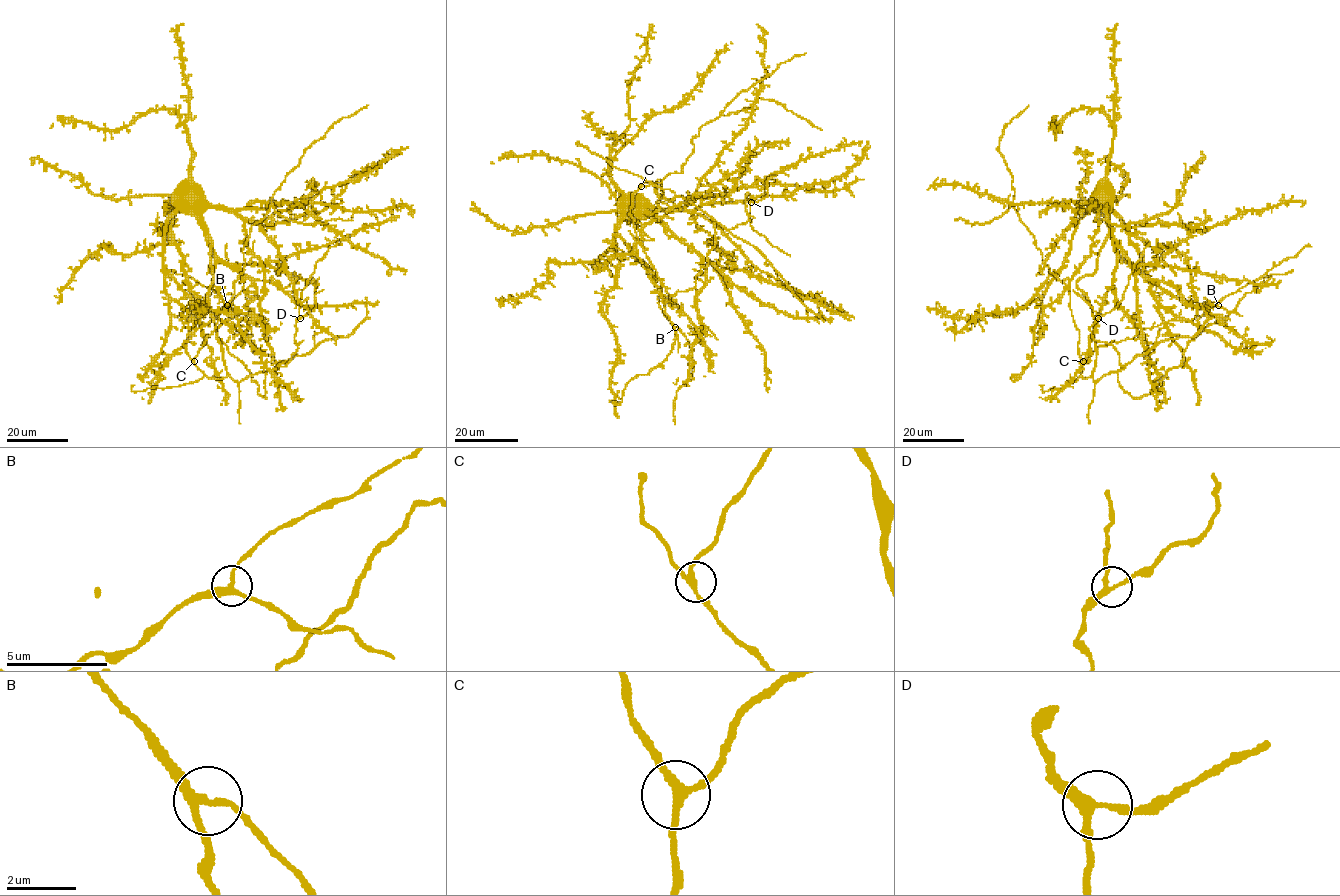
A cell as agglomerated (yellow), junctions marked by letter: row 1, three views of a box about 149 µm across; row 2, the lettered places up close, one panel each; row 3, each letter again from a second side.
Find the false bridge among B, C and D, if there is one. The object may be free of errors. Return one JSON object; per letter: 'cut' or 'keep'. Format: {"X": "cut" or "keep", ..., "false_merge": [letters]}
{"B": "keep", "C": "keep", "D": "cut", "false_merge": ["D"]}

